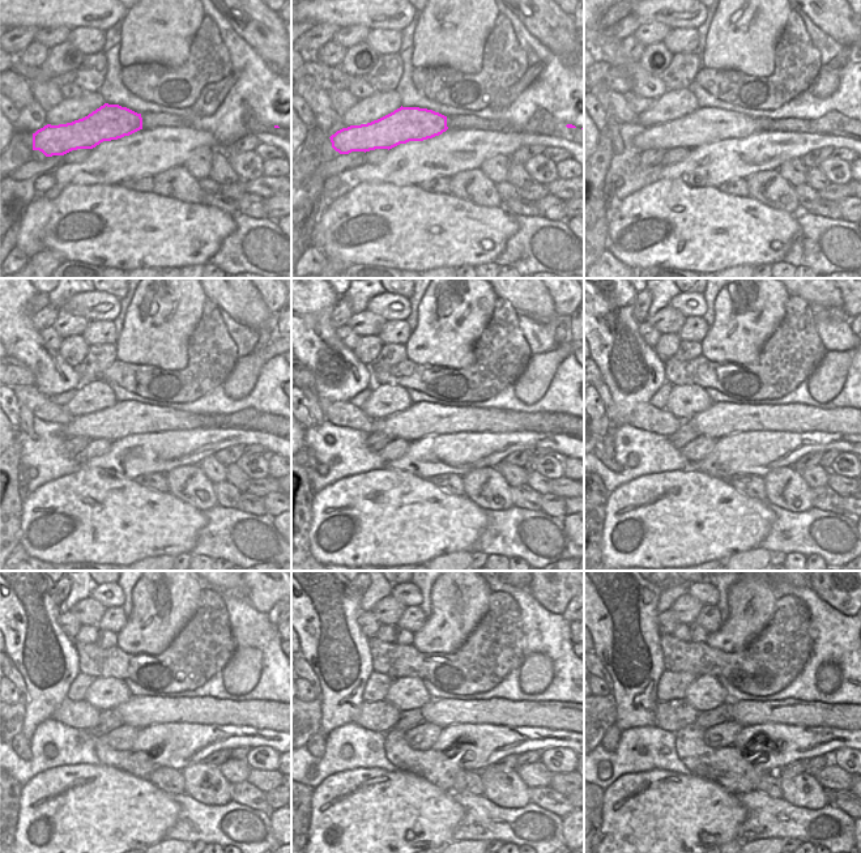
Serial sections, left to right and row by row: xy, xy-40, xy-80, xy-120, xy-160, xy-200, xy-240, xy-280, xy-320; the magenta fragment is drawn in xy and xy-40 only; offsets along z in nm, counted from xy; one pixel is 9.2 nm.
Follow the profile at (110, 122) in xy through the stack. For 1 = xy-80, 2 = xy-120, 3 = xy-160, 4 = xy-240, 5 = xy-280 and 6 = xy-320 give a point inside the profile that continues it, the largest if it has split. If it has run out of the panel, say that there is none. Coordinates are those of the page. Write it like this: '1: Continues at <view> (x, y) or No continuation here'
1: Continues at xy-80 (704, 126)
2: Continues at xy-120 (124, 418)
3: Continues at xy-160 (420, 419)
4: Continues at xy-240 (140, 712)
5: Continues at xy-280 (552, 715)
6: Continues at xy-320 (789, 711)

